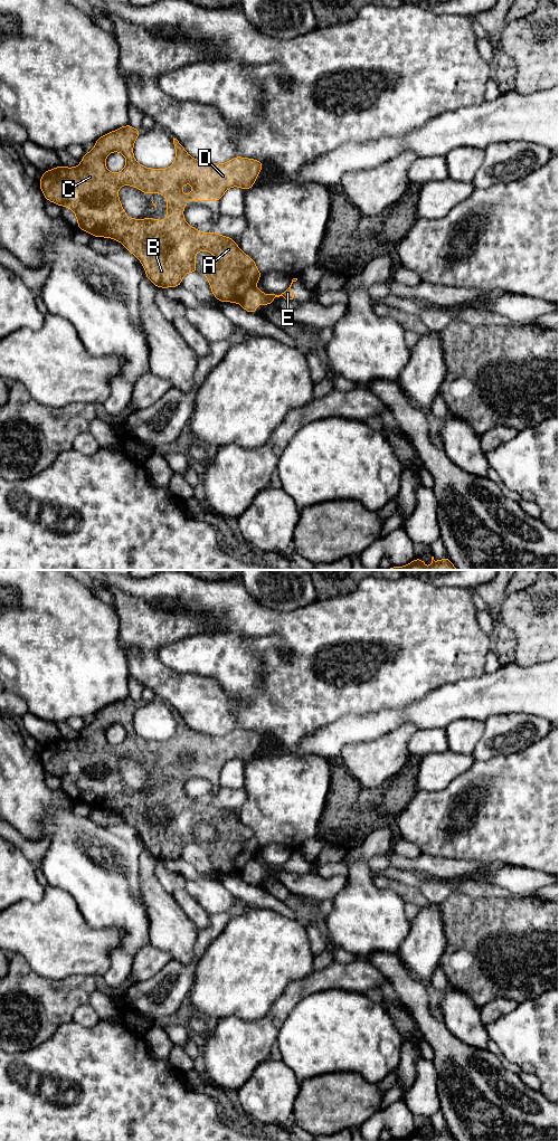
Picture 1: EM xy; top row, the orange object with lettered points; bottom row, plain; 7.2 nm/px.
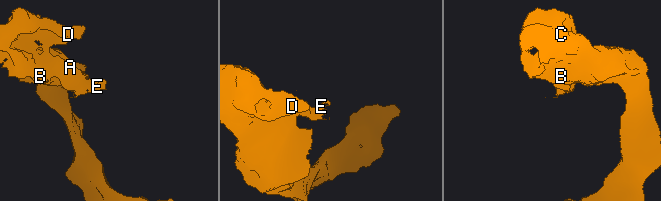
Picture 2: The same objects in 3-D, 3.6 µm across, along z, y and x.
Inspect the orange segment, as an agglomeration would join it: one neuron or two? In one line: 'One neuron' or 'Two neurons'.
Two neurons

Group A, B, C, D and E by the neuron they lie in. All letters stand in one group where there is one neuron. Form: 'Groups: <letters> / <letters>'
Groups: A B C D / E

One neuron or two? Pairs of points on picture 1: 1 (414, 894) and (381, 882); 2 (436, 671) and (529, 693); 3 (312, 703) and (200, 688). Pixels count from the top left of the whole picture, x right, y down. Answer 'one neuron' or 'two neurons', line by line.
1: one neuron
2: two neurons
3: two neurons

